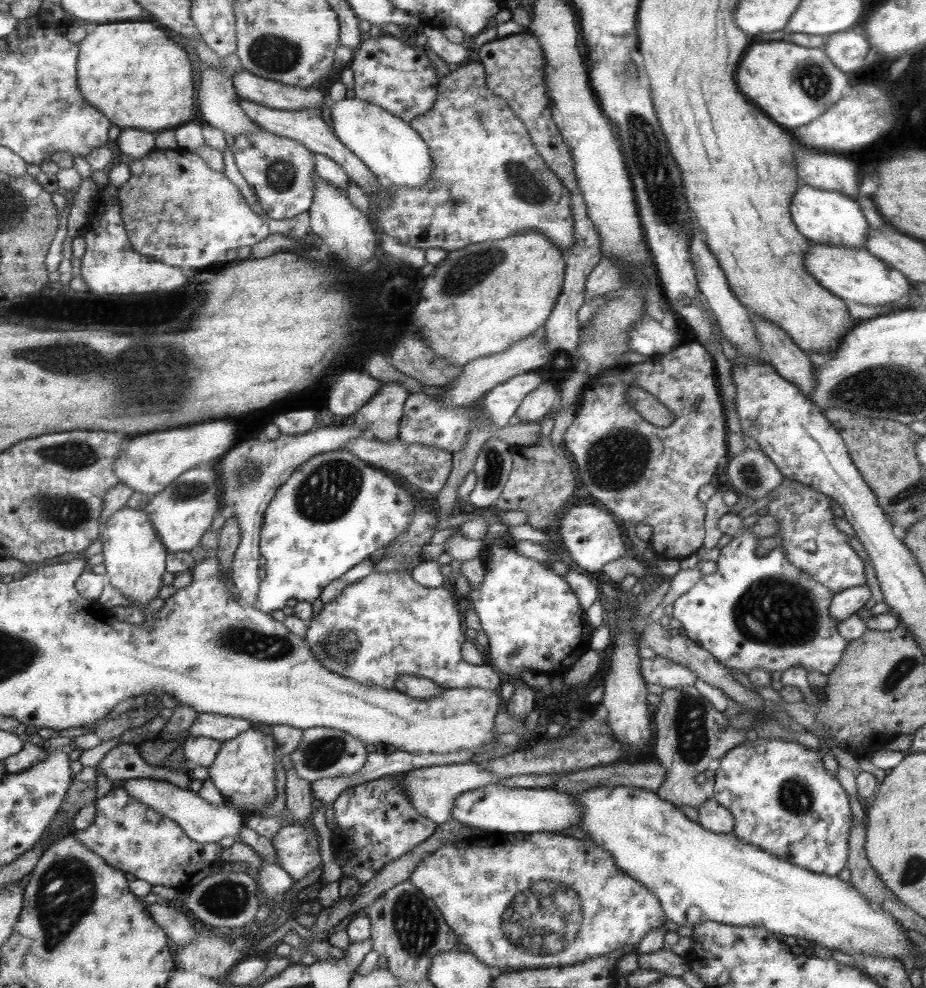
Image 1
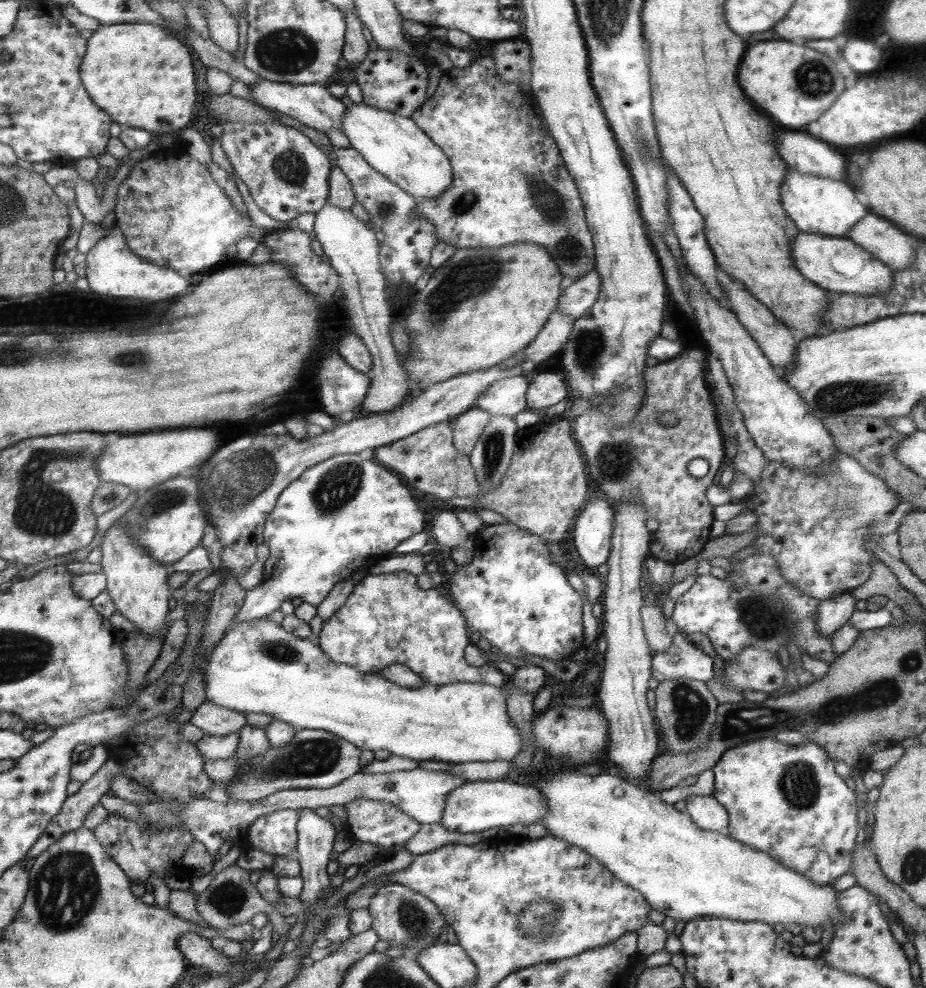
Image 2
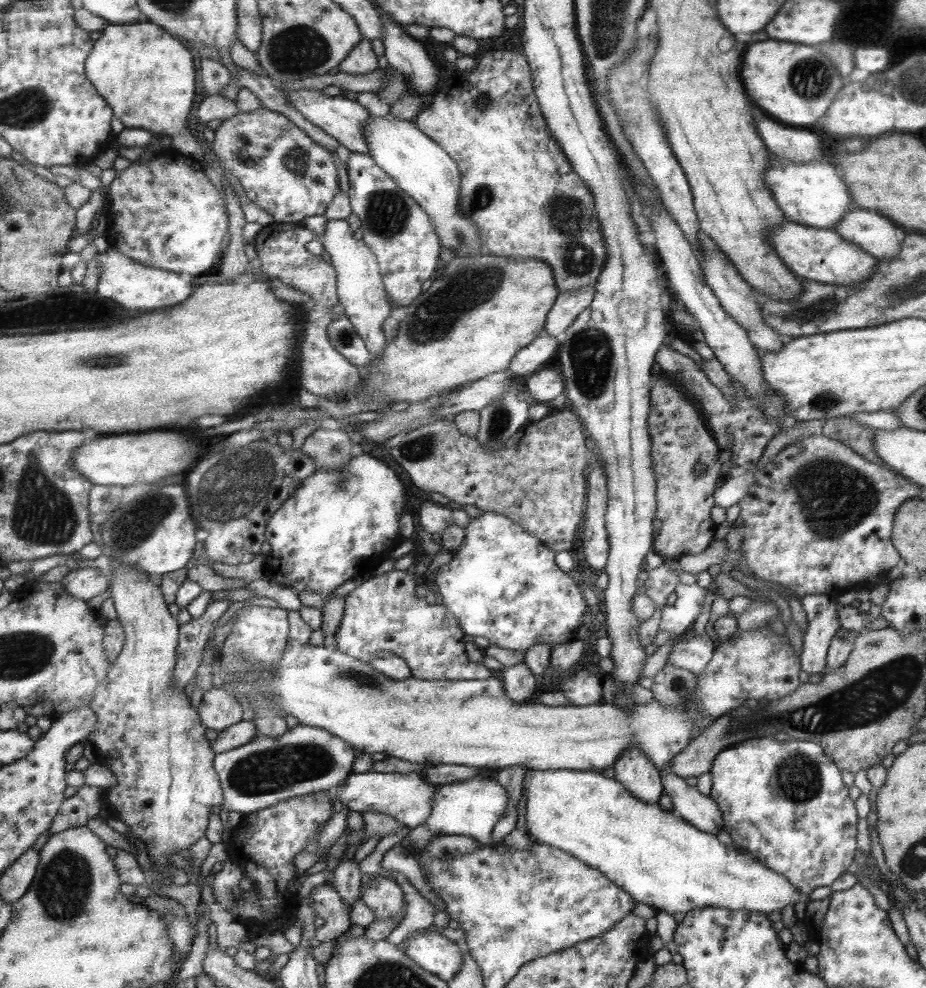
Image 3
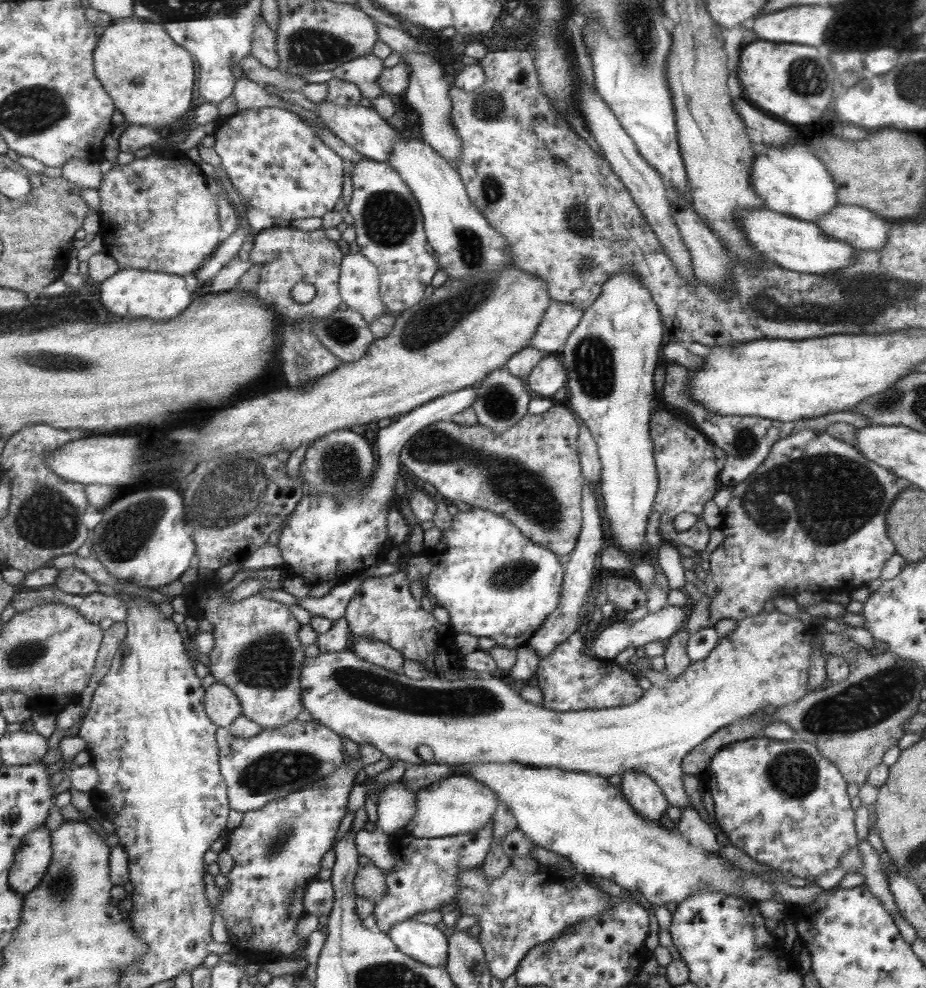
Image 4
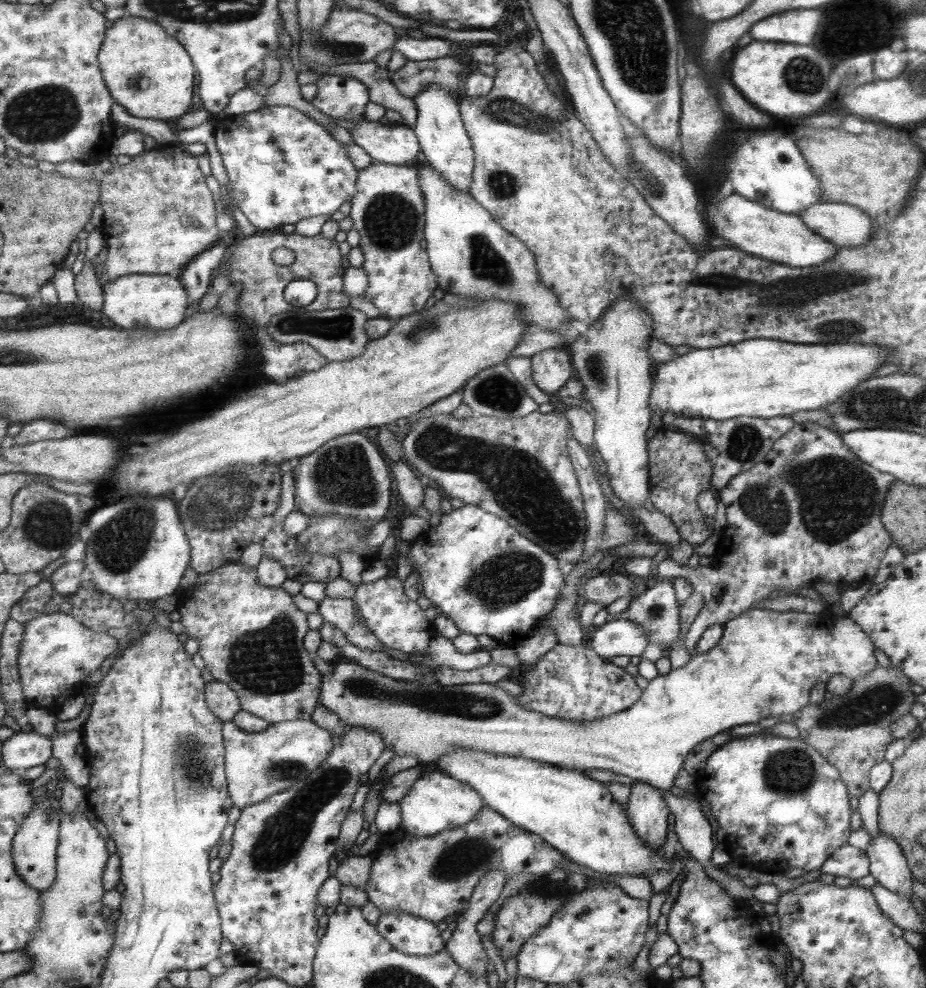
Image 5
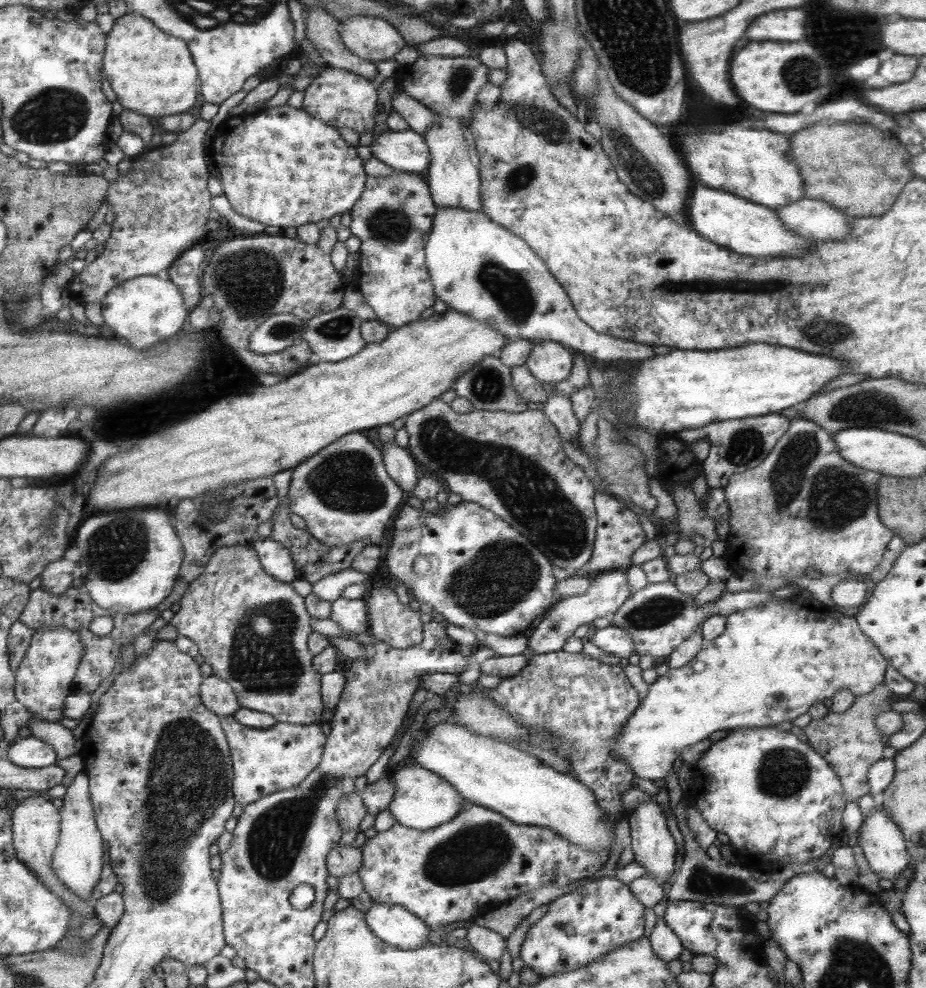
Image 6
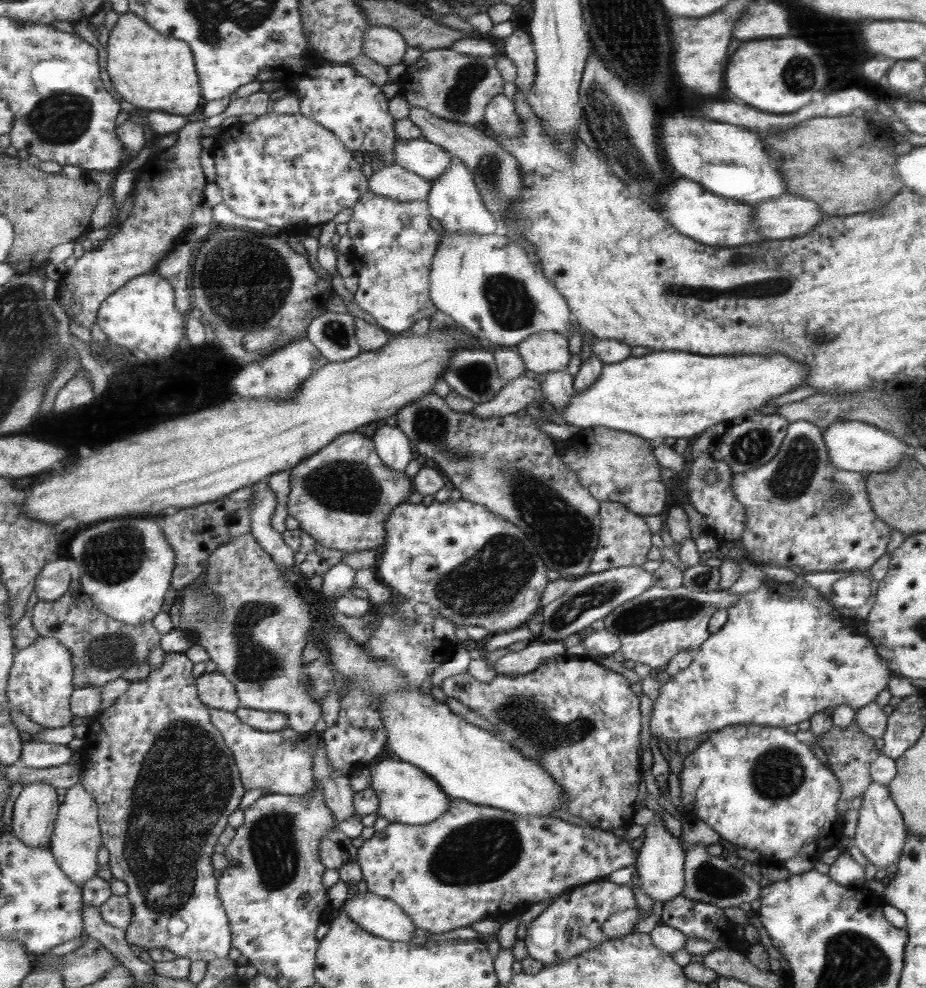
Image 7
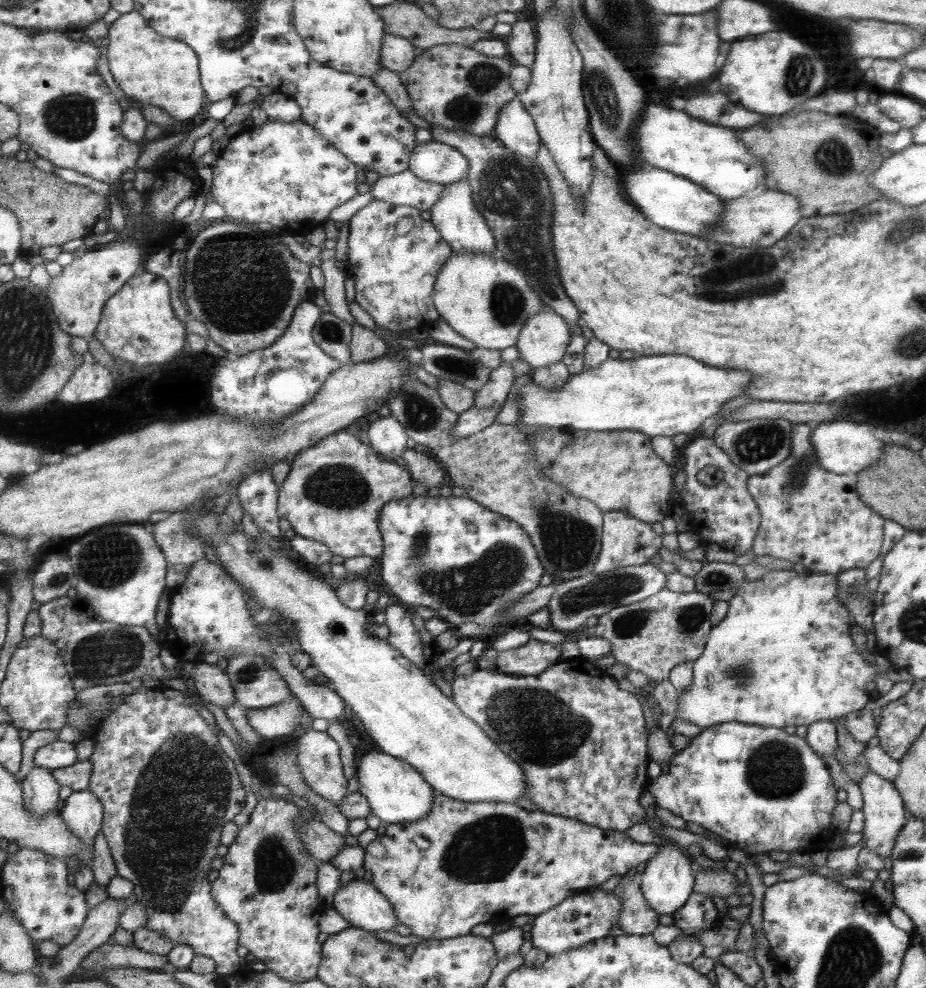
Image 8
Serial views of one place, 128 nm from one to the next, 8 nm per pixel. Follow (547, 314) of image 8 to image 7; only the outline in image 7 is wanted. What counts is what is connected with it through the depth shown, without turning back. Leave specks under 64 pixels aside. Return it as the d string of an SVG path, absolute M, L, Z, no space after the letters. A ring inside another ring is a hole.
M552 331L532 334L515 348L523 358L525 370L536 375L566 371L572 357L568 338Z

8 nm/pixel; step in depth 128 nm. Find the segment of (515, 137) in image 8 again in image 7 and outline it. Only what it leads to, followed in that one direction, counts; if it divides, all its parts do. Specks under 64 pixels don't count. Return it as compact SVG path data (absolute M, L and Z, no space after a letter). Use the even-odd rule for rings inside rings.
M503 93L492 97L486 108L486 126L495 133L504 133L507 137L519 137L523 130L512 101Z

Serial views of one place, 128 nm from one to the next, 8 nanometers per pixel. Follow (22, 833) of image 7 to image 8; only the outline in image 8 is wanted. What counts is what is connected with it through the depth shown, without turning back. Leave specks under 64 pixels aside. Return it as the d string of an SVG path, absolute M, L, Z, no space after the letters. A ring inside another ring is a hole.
M35 766L22 784L28 809L36 817L48 817L58 811L62 785L56 779L55 770Z

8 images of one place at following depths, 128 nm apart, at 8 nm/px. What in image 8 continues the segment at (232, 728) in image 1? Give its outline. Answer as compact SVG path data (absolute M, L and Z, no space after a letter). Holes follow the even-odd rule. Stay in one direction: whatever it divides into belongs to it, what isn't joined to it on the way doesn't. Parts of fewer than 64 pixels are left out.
M198 662L190 674L194 678L195 690L198 690L199 696L206 702L223 709L237 703L234 684L226 670L217 664Z

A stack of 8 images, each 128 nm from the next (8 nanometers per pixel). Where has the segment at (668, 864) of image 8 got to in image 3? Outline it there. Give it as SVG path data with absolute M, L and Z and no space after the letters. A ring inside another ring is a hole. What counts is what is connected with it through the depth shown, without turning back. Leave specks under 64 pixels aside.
M638 748L624 750L614 765L615 779L618 779L636 798L642 802L656 804L666 789L655 762L648 759Z

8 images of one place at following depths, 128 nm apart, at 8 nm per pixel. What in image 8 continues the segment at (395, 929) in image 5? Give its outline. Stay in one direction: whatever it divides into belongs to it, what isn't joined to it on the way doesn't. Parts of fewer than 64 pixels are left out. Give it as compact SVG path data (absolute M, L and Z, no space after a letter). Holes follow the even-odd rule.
M352 880L347 886L338 887L333 898L331 905L352 927L375 933L390 932L399 924L395 907L375 884Z

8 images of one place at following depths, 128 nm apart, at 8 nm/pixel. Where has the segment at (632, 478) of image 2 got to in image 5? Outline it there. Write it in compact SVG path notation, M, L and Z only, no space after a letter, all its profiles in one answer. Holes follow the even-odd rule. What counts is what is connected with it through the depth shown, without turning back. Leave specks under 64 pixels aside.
M662 426L656 432L650 442L650 475L652 483L652 494L649 501L656 506L664 516L670 516L672 524L686 543L692 547L698 547L706 542L710 534L705 515L700 511L696 498L711 490L713 484L712 462L704 452L702 444L692 435L684 431Z

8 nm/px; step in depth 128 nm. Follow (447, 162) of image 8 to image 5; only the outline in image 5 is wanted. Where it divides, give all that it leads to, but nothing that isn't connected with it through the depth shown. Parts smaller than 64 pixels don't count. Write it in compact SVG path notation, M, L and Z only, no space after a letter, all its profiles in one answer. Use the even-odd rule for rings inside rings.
M364 116L355 118L349 132L352 140L376 163L413 166L416 160L422 159L419 137L406 124L369 121Z

